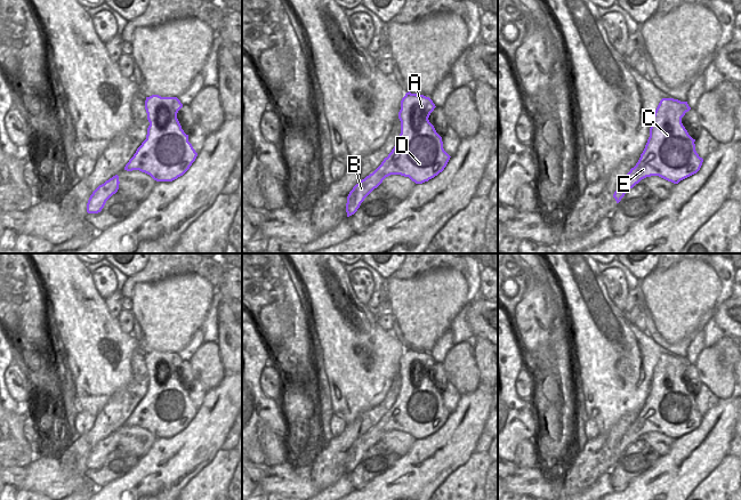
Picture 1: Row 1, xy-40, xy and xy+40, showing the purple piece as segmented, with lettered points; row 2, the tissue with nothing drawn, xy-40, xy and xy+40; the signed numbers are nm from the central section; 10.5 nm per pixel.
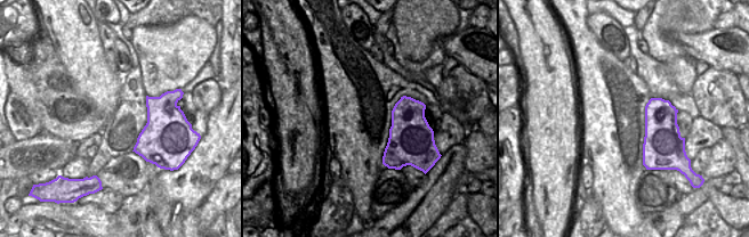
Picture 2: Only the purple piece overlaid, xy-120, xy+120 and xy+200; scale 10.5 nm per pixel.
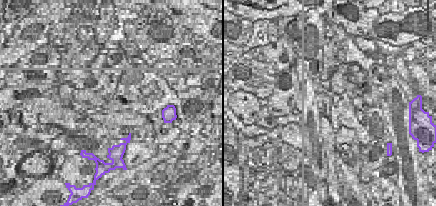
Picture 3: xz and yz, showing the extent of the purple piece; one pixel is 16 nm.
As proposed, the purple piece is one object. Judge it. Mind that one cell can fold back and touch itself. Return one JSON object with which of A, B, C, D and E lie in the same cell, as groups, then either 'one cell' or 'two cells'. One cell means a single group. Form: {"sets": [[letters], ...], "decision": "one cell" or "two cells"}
{"sets": [["A", "B", "C", "D", "E"]], "decision": "one cell"}

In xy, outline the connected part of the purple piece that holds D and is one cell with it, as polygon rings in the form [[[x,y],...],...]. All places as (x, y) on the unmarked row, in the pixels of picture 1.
[[[410,347],[405,349],[398,368],[398,395],[381,420],[349,447],[347,473],[354,470],[364,454],[390,430],[401,430],[422,439],[444,426],[451,412],[444,406],[442,393],[428,376],[435,363],[429,353]]]

